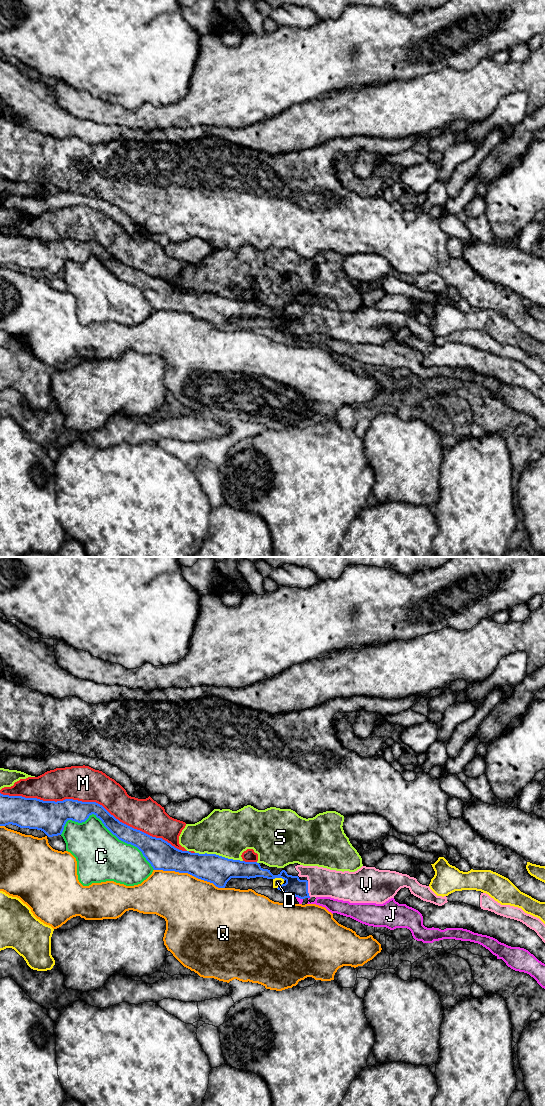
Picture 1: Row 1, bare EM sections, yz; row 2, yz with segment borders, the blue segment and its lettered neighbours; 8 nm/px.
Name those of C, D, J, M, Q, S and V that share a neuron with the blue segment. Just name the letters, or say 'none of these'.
V

